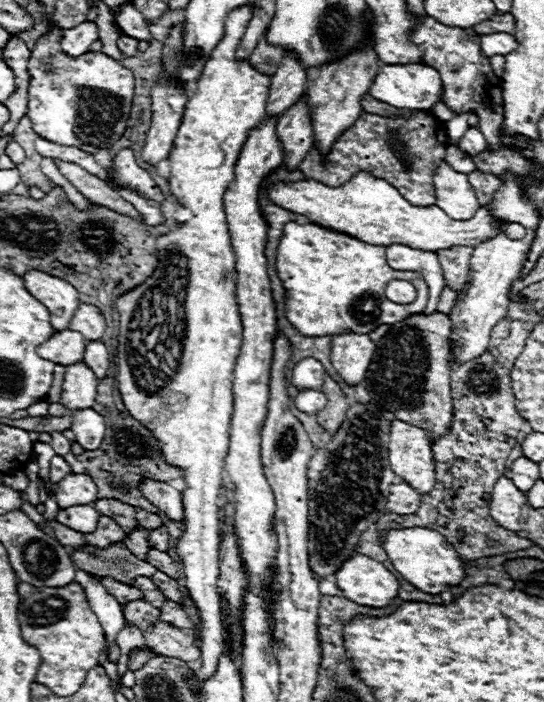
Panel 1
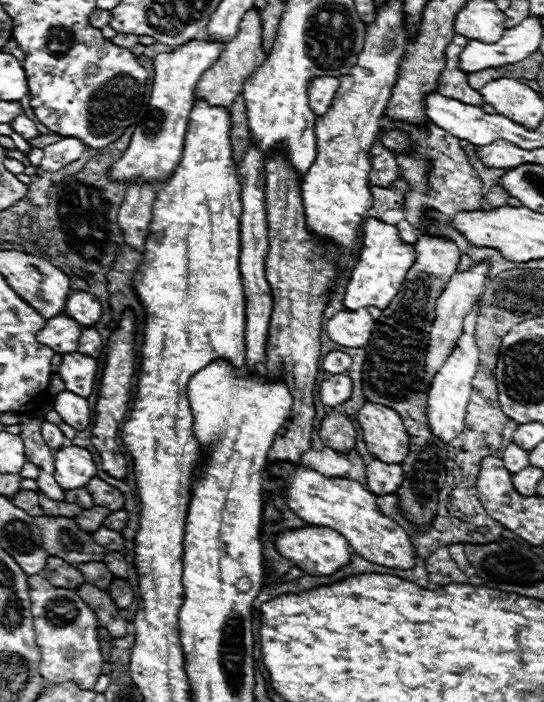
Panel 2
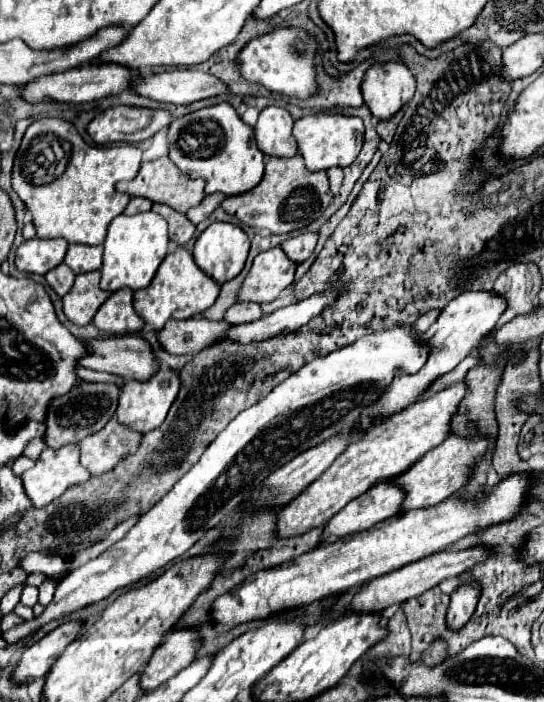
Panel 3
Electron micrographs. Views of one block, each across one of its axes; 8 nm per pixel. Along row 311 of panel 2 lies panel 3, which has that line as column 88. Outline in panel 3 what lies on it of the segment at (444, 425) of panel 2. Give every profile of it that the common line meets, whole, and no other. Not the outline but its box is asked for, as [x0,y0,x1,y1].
[22,446,88,508]

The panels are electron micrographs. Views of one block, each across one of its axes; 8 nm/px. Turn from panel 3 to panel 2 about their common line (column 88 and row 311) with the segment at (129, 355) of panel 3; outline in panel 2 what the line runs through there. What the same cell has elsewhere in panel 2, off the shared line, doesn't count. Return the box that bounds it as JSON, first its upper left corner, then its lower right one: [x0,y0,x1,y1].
[326,308,374,348]

